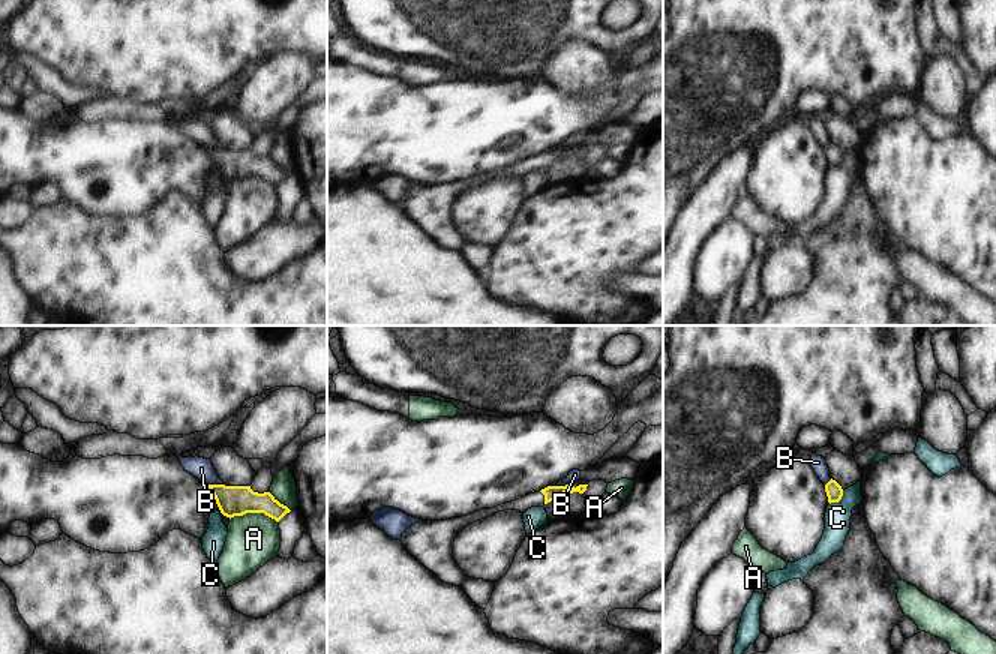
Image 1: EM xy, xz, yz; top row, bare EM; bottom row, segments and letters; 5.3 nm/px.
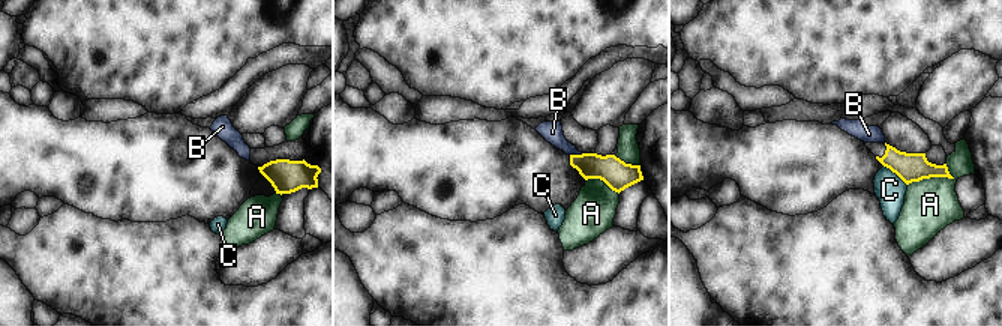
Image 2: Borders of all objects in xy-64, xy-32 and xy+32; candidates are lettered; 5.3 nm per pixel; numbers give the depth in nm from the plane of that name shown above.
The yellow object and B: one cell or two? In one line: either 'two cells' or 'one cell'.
two cells

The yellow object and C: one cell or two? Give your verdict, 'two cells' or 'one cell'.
two cells

